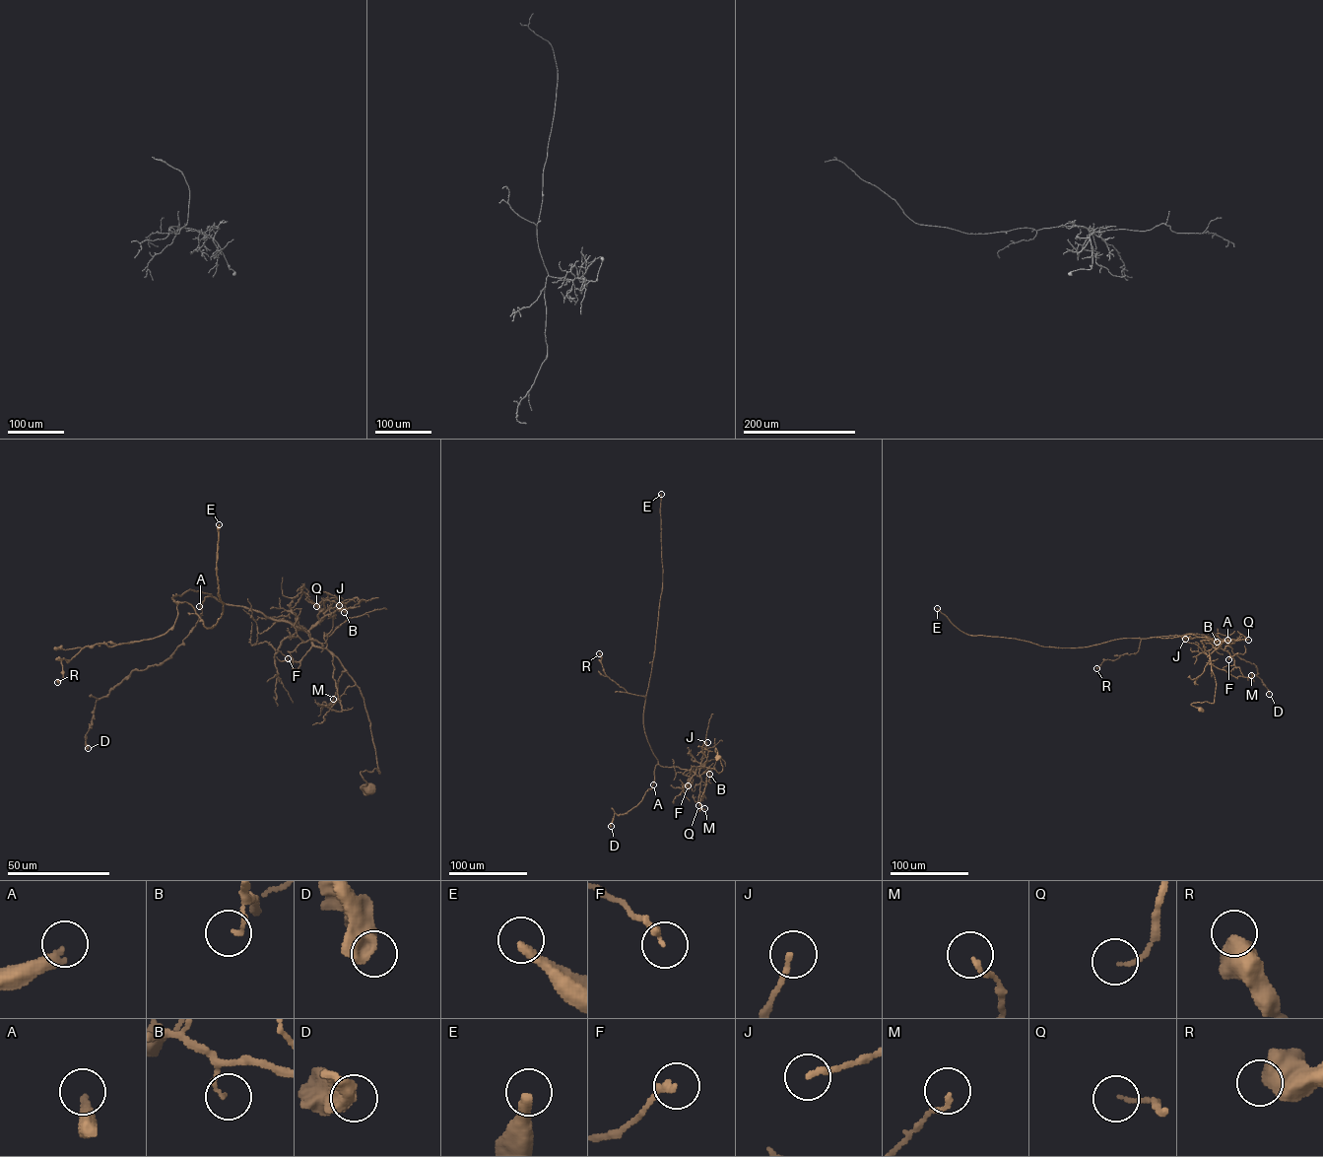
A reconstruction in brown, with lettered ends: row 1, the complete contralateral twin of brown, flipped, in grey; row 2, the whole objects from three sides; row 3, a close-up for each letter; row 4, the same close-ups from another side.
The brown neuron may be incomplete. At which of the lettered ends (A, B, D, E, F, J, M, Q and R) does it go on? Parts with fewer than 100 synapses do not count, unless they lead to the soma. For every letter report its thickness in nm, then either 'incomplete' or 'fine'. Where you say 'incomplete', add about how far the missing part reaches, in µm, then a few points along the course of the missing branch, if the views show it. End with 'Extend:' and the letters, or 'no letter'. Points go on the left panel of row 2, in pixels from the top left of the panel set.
A: calibre 320 nm; incomplete; missing 300 µm; course (199, 606), (216, 591), (216, 607), (203, 617), (172, 597), (135, 594), (129, 613)
B: calibre 120 nm; fine
D: calibre 550 nm; fine
E: calibre 320 nm; incomplete; missing 190 µm
F: calibre 220 nm; fine
J: calibre 170 nm; fine
M: calibre 120 nm; fine
Q: calibre 120 nm; fine
R: calibre 700 nm; fine
Extend: A, E

